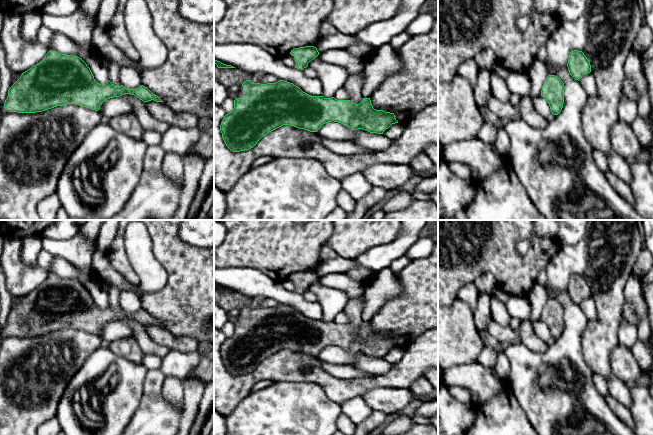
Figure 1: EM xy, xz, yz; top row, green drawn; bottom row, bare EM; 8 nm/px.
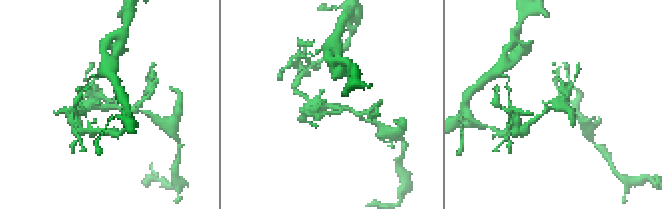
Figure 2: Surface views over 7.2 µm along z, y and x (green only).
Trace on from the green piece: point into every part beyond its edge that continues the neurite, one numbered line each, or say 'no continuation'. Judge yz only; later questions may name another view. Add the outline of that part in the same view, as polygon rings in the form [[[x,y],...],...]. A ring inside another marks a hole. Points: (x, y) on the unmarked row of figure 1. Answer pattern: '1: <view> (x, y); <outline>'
no continuation

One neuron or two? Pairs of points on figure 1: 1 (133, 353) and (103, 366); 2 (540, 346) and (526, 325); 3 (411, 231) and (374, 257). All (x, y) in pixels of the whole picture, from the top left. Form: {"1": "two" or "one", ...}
{"1": "two", "2": "one", "3": "one"}

